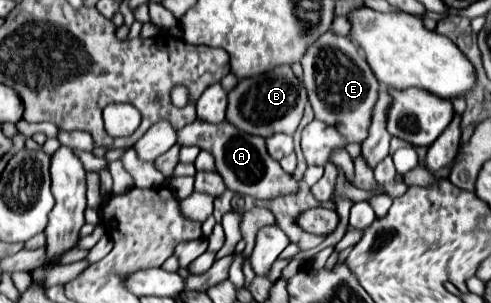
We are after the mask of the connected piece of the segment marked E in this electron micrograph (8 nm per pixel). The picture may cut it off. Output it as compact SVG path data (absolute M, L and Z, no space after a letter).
M332 31L324 33L302 57L304 85L316 119L334 127L346 143L362 143L368 137L372 109L378 99L380 85L372 75L366 59L358 53L348 37L338 37Z

